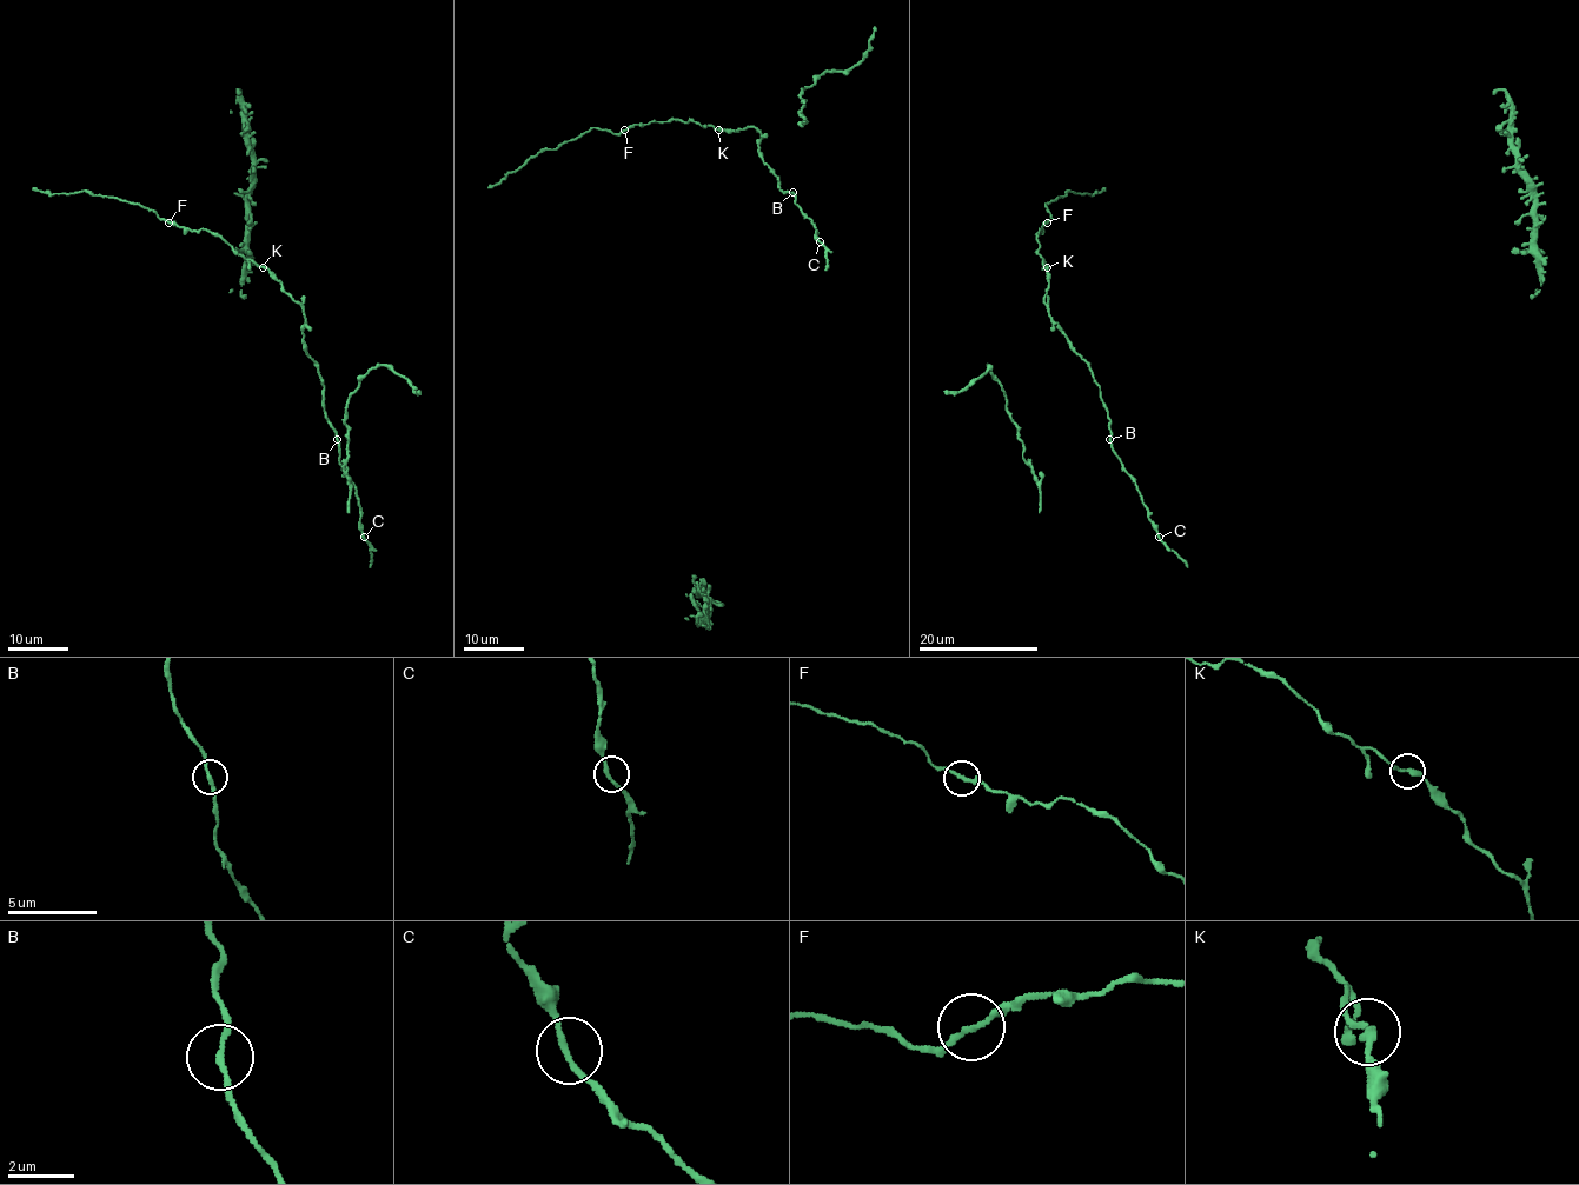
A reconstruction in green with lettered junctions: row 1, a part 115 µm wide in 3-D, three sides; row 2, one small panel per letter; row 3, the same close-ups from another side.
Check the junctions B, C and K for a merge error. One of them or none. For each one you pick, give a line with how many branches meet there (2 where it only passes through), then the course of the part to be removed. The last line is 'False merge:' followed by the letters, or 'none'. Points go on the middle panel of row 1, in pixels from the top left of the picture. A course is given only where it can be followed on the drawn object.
False merge: none

